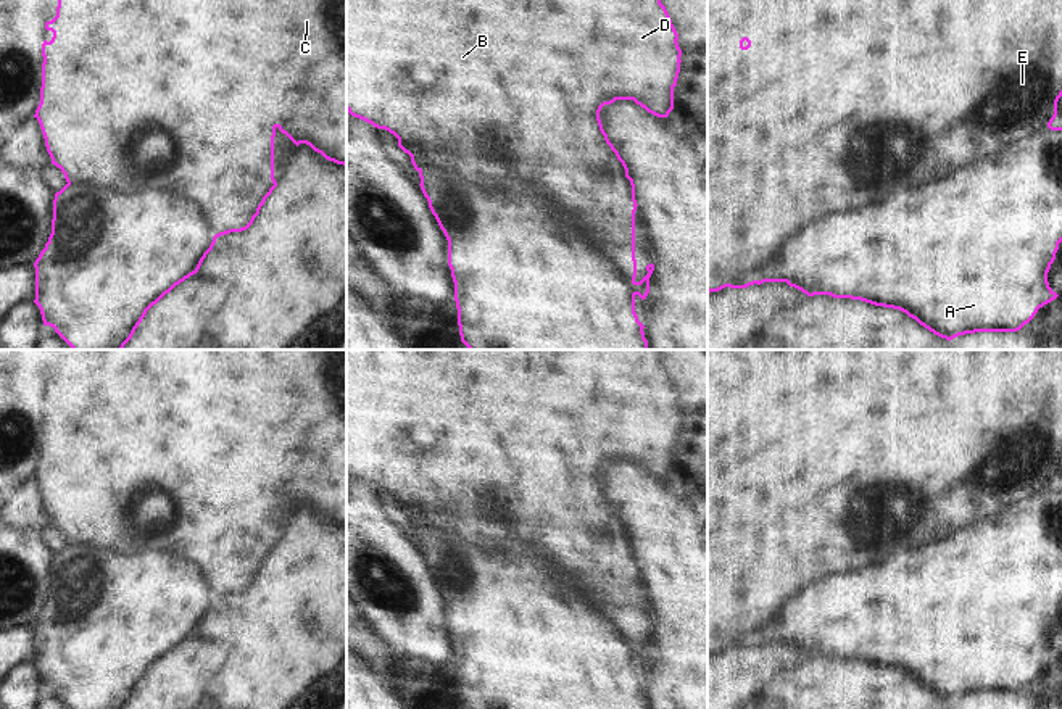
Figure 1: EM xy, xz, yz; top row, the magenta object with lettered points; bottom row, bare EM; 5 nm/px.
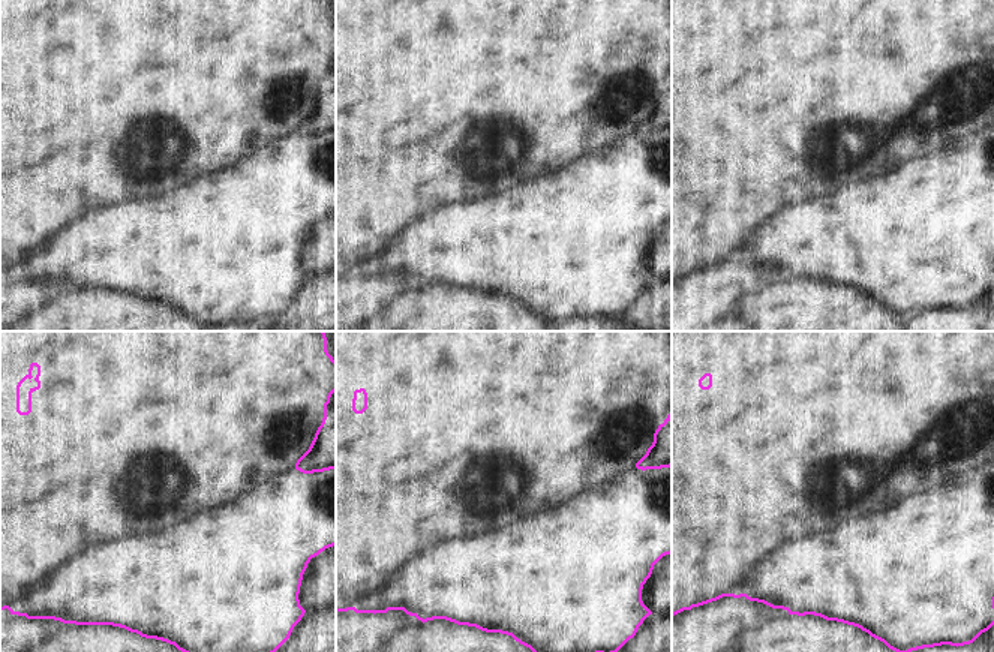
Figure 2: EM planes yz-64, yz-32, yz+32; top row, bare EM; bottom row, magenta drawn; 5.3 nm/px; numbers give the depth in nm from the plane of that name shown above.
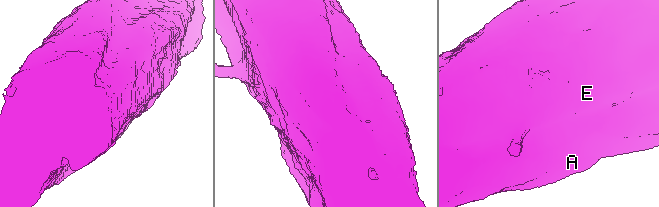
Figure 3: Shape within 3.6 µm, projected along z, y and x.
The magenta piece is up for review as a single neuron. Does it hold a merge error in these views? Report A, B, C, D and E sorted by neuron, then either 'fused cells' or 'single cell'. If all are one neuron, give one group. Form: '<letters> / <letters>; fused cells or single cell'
A / B C D E; fused cells

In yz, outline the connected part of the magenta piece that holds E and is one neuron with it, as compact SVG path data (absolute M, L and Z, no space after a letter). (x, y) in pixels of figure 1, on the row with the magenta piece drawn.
M707 0L707 293L719 292L745 274L762 267L769 256L791 234L833 211L867 206L894 190L923 185L989 158L1004 147L1015 145L1049 127L1057 116L1062 97L1062 0Z

